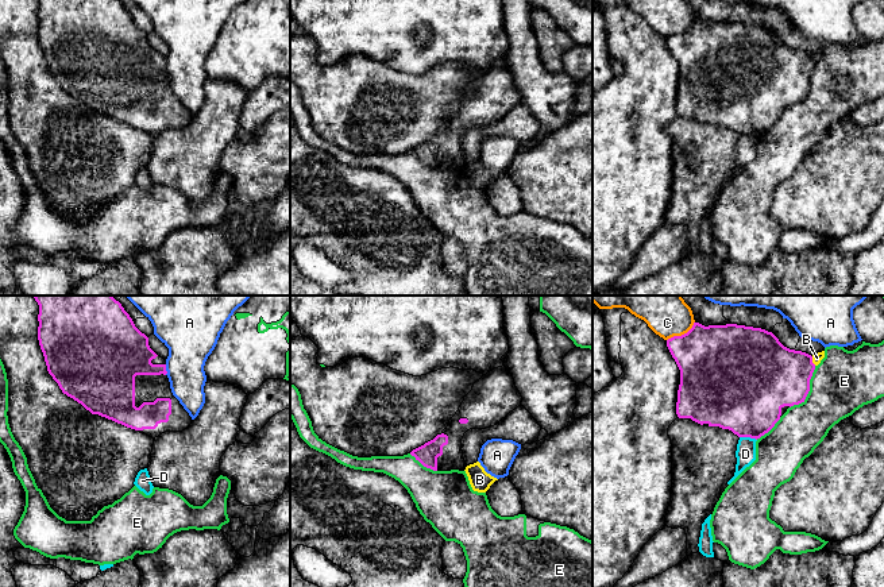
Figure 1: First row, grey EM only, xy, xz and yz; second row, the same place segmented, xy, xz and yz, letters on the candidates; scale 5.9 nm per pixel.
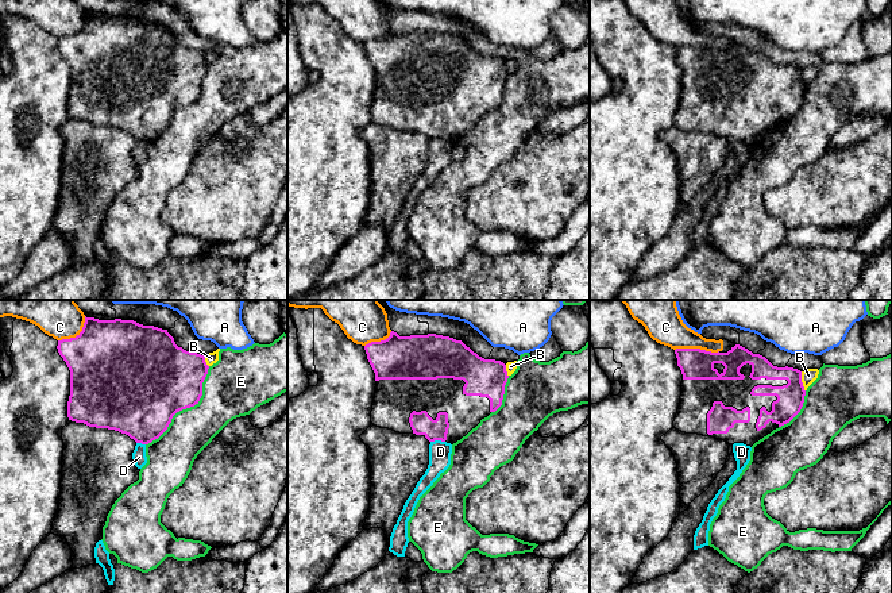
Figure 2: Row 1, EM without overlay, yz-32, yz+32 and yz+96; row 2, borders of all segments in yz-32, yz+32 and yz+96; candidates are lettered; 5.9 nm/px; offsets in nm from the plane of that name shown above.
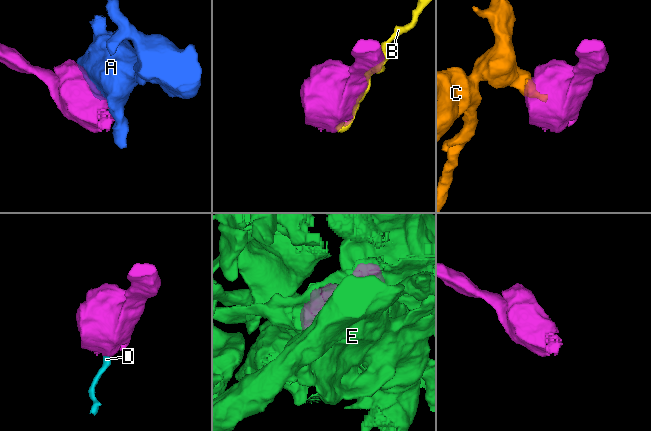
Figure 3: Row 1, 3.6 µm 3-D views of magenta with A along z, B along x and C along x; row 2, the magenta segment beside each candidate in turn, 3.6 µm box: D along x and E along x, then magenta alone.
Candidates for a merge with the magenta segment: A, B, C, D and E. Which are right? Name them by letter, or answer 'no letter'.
no letter

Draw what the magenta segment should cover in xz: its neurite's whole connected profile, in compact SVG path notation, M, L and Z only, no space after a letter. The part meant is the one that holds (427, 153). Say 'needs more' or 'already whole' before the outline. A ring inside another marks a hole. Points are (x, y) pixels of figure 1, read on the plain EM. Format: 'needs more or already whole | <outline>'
needs more | M505 63L494 66L474 81L443 131L413 147L410 152L433 169L464 169L467 165L462 148L464 131L497 123L521 104L521 100L522 94L510 69Z

